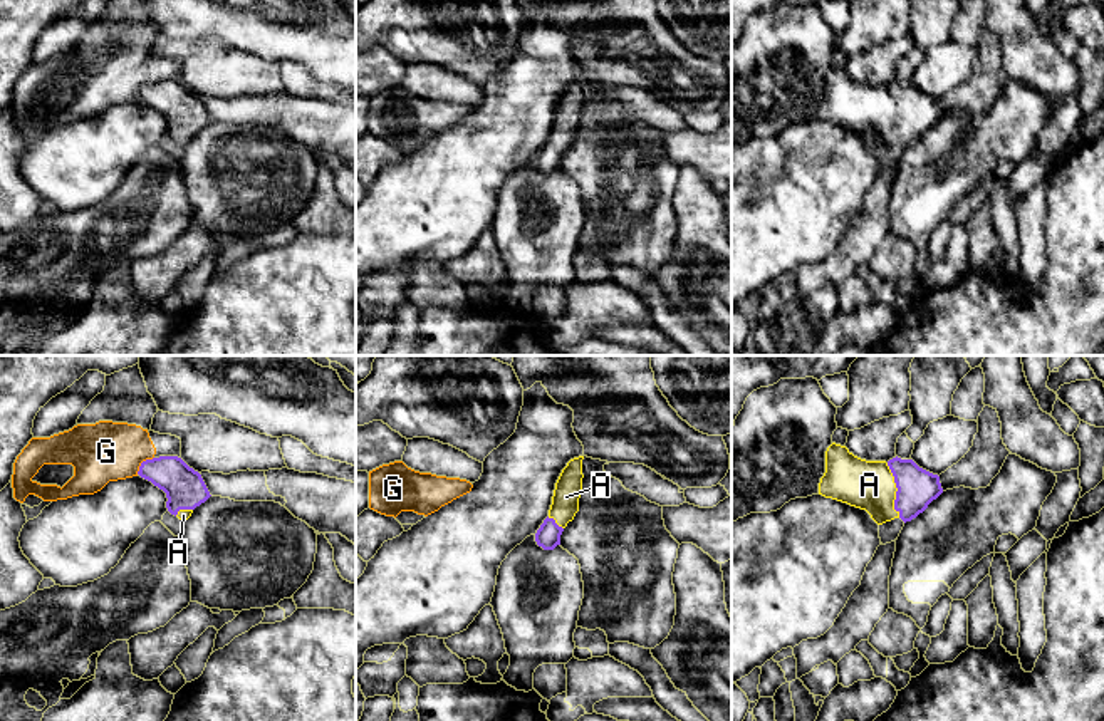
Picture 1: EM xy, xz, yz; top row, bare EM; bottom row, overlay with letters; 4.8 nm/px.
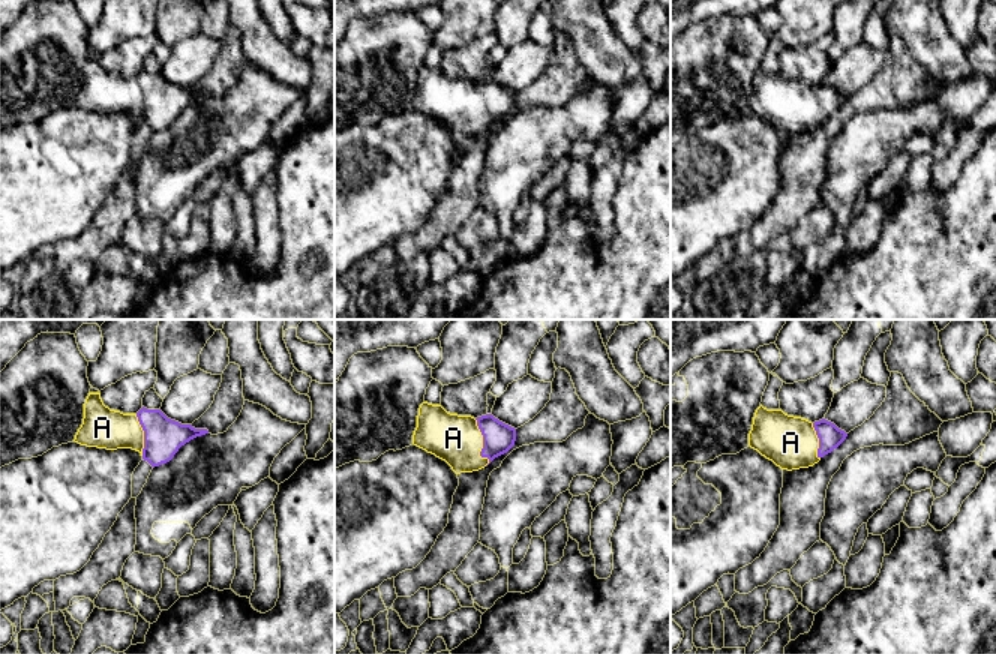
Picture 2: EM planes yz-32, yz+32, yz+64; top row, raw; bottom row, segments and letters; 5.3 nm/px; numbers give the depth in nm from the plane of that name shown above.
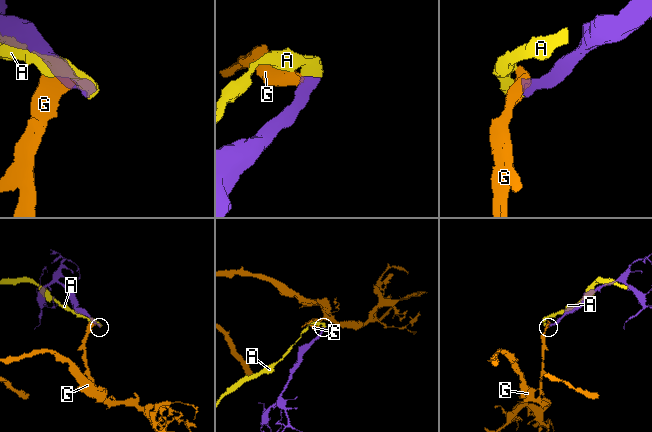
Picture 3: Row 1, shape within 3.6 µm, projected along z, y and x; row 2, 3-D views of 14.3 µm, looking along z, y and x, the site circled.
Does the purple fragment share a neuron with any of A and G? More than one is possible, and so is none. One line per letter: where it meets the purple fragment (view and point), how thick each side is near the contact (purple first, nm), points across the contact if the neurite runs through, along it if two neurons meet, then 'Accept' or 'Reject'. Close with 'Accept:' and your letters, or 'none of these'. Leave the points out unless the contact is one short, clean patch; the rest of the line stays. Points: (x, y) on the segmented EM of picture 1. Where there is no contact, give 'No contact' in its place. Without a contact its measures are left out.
A: Touches purple at yz (898, 490). Thickness 190 nm (purple) against 240 nm. Path across: yz (916, 488), (898, 490), (883, 490), (869, 485). Accept
G: Touches purple at xy (141, 463). Thickness 190 nm (purple) against 280 nm. Boundary: xy (153, 456), (146, 458), (136, 473). Reject
Accept: A

